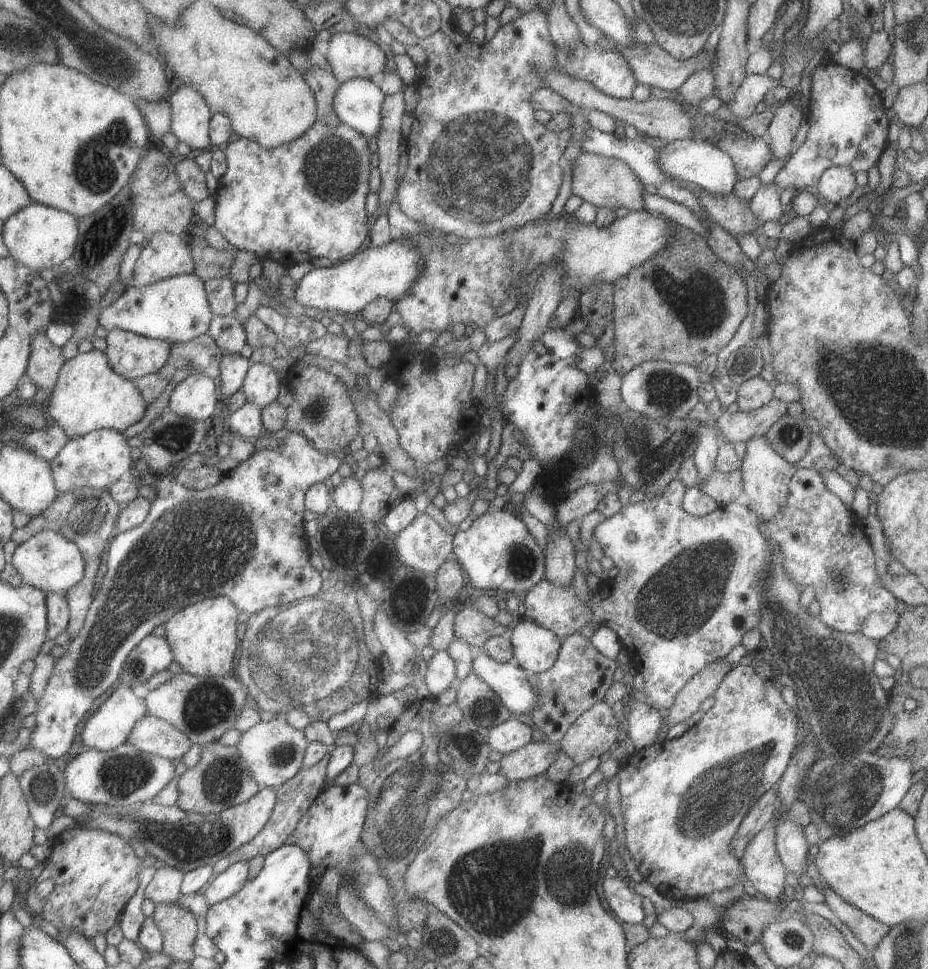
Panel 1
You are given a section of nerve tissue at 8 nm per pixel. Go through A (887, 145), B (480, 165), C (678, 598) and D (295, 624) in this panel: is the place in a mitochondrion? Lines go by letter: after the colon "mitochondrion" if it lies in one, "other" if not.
A: other
B: mitochondrion
C: mitochondrion
D: mitochondrion

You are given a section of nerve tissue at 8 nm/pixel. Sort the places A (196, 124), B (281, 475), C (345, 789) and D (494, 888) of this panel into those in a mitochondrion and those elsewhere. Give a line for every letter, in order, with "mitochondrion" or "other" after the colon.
A: other
B: other
C: other
D: mitochondrion

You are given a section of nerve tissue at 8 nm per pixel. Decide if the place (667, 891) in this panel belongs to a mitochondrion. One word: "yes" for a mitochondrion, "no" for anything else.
no

